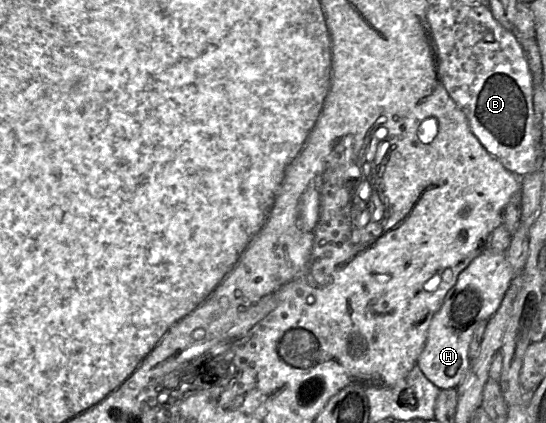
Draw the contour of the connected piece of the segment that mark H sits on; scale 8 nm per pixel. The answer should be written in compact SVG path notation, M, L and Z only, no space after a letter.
M484 249L459 274L431 320L424 348L416 363L437 388L457 389L461 384L470 367L469 345L473 333L479 323L487 322L496 313L514 276L505 252L488 249Z

